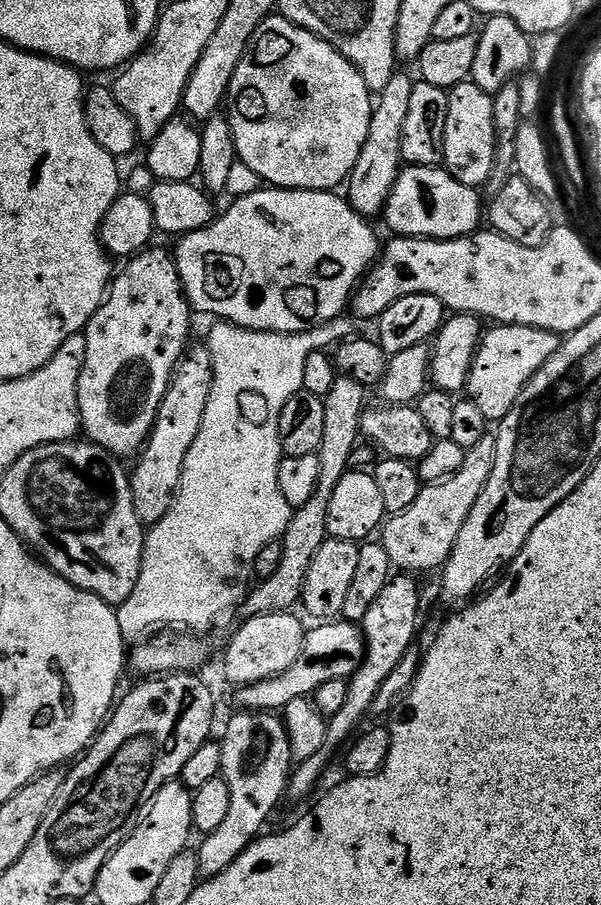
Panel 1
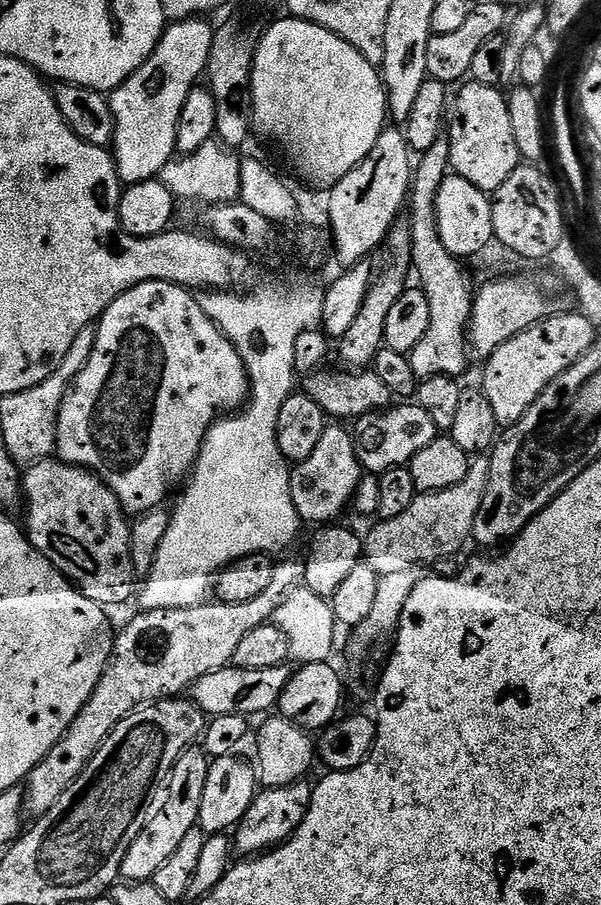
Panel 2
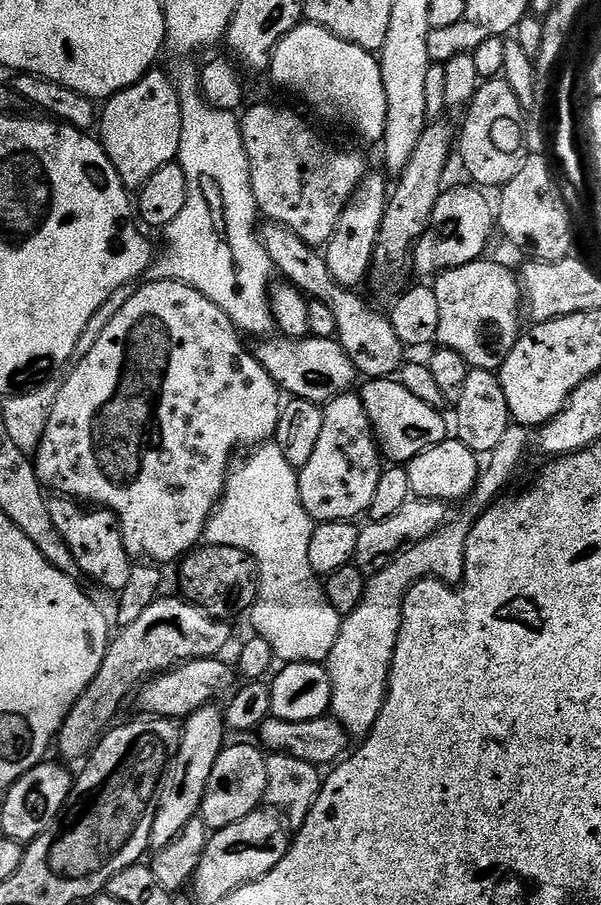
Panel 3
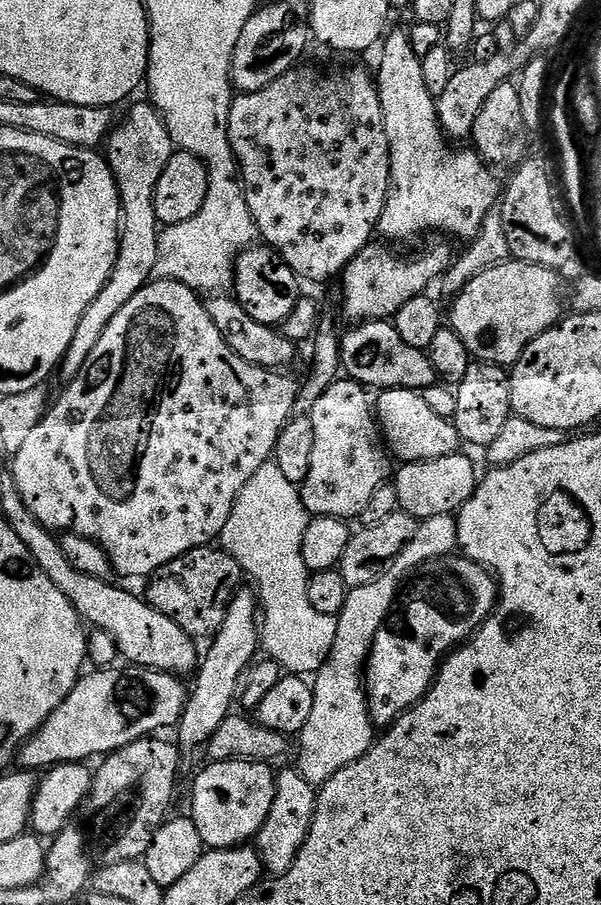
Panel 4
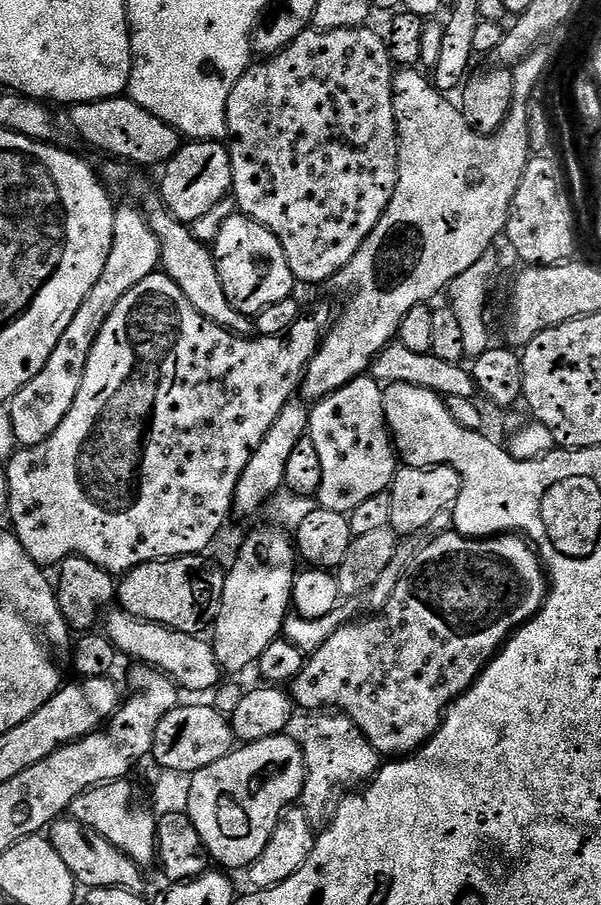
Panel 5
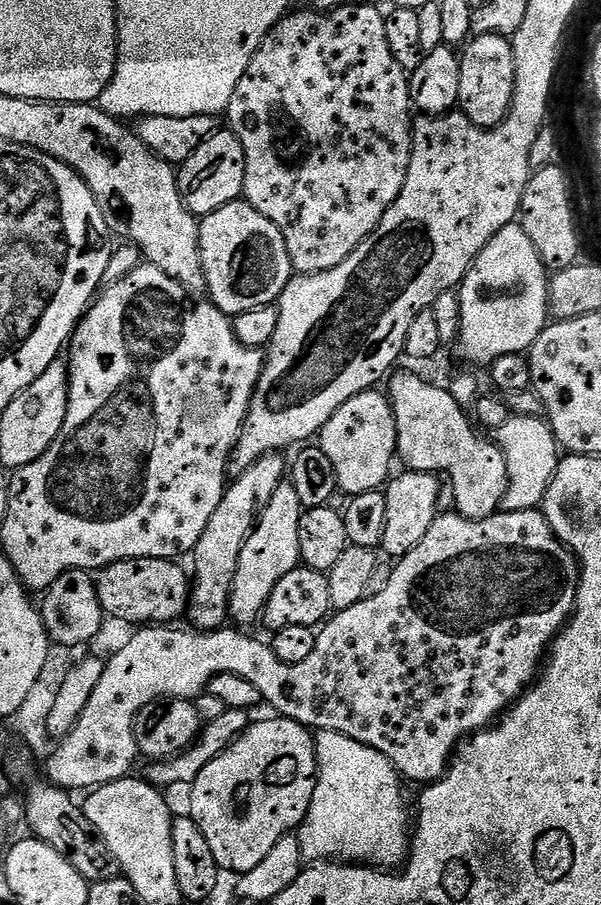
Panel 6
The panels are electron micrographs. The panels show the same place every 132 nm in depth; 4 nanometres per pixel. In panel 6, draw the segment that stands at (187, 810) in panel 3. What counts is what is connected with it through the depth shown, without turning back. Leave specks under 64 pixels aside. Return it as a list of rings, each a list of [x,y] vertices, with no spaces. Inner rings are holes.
[[[290,482],[280,484],[260,509],[256,526],[246,538],[246,546],[242,546],[238,570],[234,570],[228,603],[228,614],[233,625],[248,626],[244,624],[252,624],[255,620],[257,623],[264,615],[264,607],[270,594],[274,594],[274,586],[278,586],[278,582],[282,582],[282,578],[286,578],[290,570],[301,567],[298,530],[305,511],[298,498],[298,490],[294,490]]]

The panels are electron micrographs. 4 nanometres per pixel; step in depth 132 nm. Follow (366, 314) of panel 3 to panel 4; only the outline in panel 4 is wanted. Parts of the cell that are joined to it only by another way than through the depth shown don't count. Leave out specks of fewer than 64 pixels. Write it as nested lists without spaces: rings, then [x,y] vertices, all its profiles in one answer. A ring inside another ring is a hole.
[[[388,320],[360,322],[352,326],[348,333],[343,333],[340,336],[340,362],[347,379],[356,380],[369,390],[383,390],[386,388],[423,390],[437,383],[438,380],[436,368],[430,362],[427,351],[414,346],[406,346],[406,342],[402,342],[402,334],[398,334],[395,323]]]

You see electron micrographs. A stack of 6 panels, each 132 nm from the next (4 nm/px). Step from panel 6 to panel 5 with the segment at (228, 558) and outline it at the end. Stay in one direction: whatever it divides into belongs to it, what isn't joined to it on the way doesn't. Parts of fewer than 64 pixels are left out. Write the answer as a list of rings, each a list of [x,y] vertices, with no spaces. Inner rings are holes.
[[[289,402],[282,414],[274,418],[274,426],[266,430],[266,438],[262,438],[262,446],[254,450],[250,462],[246,462],[246,470],[242,470],[242,478],[238,478],[238,486],[234,490],[234,502],[232,507],[235,515],[248,516],[256,512],[260,507],[267,505],[272,497],[284,488],[284,475],[286,474],[286,462],[293,452],[294,446],[308,435],[309,405],[304,402]]]

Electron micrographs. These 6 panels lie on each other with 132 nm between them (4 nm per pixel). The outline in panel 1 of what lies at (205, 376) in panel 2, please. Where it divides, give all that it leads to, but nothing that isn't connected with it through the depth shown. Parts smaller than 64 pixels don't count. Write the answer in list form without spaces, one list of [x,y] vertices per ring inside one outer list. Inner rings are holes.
[[[156,247],[131,257],[121,272],[119,269],[104,303],[82,333],[86,338],[86,362],[78,378],[80,427],[87,439],[117,458],[135,457],[147,444],[162,398],[190,344],[188,331],[192,328],[193,309],[184,294],[184,285],[180,283],[175,259]]]

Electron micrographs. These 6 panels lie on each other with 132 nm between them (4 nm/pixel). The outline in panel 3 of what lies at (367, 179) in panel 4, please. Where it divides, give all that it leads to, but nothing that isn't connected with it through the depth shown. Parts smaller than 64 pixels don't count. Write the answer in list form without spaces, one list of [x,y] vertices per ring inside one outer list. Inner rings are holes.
[[[256,104],[245,116],[241,115],[239,121],[246,158],[250,162],[250,186],[259,215],[265,221],[280,224],[293,232],[309,248],[323,249],[338,226],[338,218],[342,218],[342,210],[346,210],[352,196],[360,189],[360,183],[369,175],[370,167],[364,161],[363,154],[343,152],[340,148],[324,144],[323,138],[298,113],[288,108]]]

